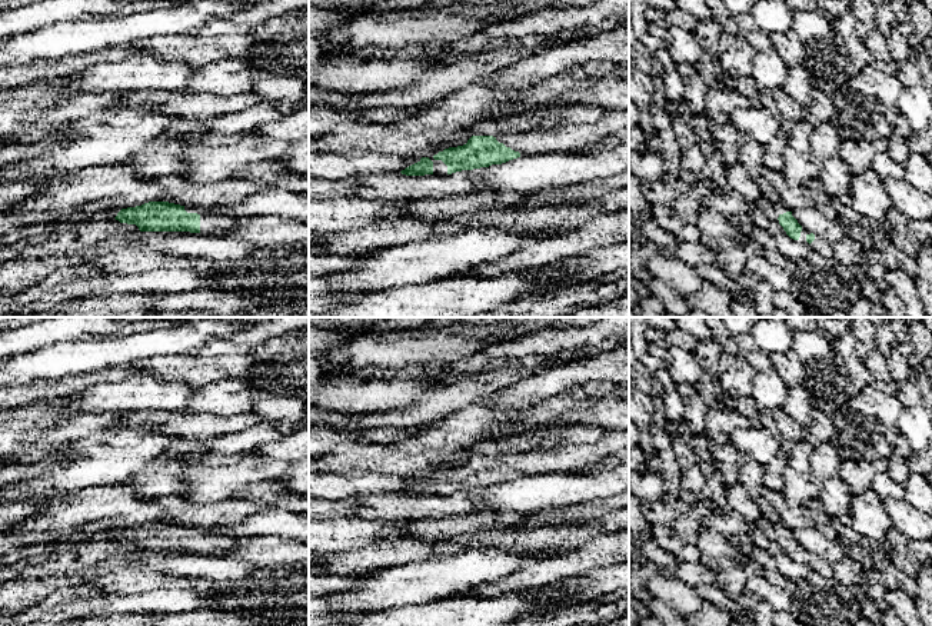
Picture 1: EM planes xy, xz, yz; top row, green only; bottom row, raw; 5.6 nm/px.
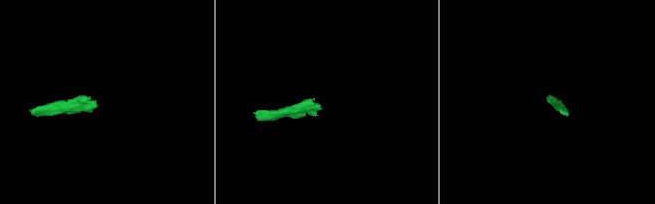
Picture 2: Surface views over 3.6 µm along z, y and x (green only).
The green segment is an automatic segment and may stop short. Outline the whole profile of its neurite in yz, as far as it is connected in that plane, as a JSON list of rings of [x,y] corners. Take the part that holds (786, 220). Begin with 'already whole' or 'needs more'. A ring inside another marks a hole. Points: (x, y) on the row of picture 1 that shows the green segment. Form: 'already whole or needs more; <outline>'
needs more; [[[762,194],[759,197],[756,206],[770,220],[778,222],[790,239],[799,240],[802,226],[798,223],[798,220],[792,216],[792,212],[782,202],[779,202],[779,200],[772,202]]]

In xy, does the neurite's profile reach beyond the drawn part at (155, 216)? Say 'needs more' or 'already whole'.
needs more

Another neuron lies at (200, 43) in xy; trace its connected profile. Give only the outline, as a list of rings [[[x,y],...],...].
[[[193,36],[193,47],[192,47],[192,53],[193,54],[202,54],[204,51],[210,51],[213,49],[213,36]]]

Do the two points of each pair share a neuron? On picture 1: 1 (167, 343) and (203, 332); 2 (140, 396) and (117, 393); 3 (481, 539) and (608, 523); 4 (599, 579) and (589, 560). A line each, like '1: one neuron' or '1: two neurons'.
1: one neuron
2: one neuron
3: one neuron
4: two neurons

